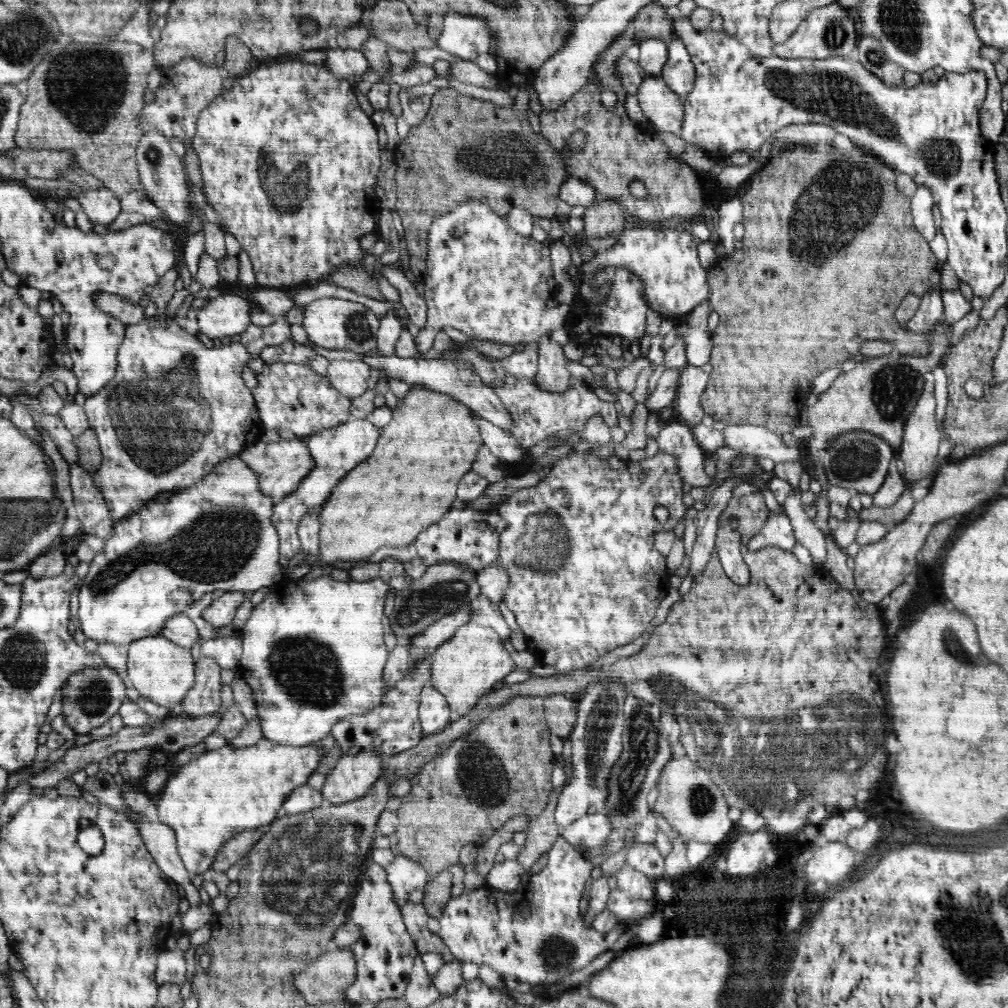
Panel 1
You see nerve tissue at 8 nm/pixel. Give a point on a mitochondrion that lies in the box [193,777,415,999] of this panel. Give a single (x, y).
(319, 899)

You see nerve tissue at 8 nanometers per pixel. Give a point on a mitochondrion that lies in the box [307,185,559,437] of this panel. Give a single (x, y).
(358, 328)

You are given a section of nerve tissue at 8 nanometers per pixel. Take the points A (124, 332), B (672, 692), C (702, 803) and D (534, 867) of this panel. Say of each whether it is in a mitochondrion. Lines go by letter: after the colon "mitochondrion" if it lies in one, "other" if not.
A: other
B: mitochondrion
C: mitochondrion
D: other

